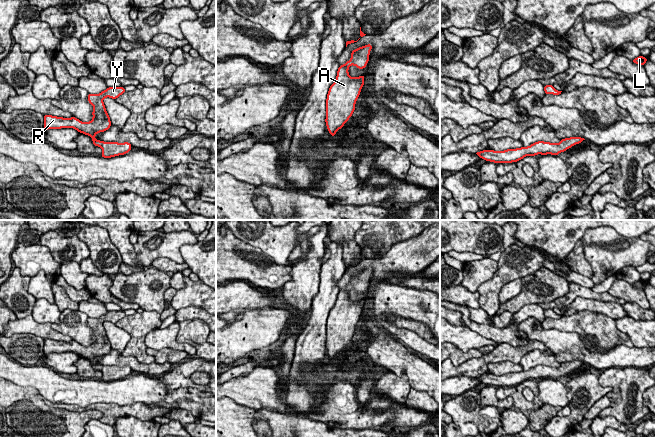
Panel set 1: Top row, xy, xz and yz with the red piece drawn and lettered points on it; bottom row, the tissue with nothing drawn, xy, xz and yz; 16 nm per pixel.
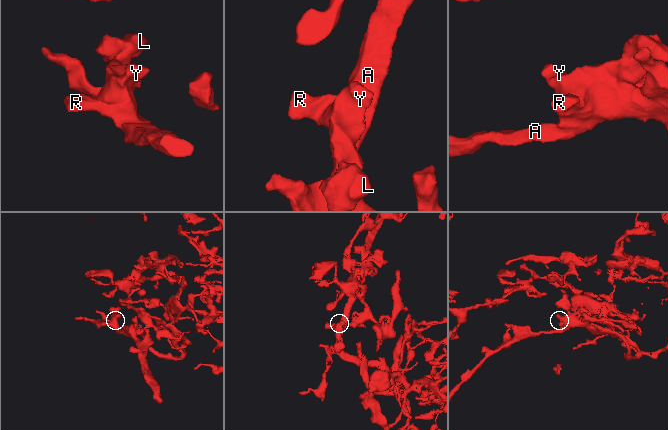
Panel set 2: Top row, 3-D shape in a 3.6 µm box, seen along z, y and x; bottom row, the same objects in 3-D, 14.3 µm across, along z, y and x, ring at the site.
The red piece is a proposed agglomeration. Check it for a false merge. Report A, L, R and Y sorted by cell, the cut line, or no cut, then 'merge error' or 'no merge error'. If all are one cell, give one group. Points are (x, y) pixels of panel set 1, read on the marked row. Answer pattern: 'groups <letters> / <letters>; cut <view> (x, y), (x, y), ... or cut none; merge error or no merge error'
groups A L R Y; cut none; no merge error

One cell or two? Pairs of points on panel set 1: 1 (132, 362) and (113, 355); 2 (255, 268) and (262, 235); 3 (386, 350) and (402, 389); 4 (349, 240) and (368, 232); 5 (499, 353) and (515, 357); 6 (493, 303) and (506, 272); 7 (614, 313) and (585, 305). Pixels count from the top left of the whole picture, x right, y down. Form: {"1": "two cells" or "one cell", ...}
{"1": "one cell", "2": "two cells", "3": "two cells", "4": "two cells", "5": "one cell", "6": "one cell", "7": "one cell"}

